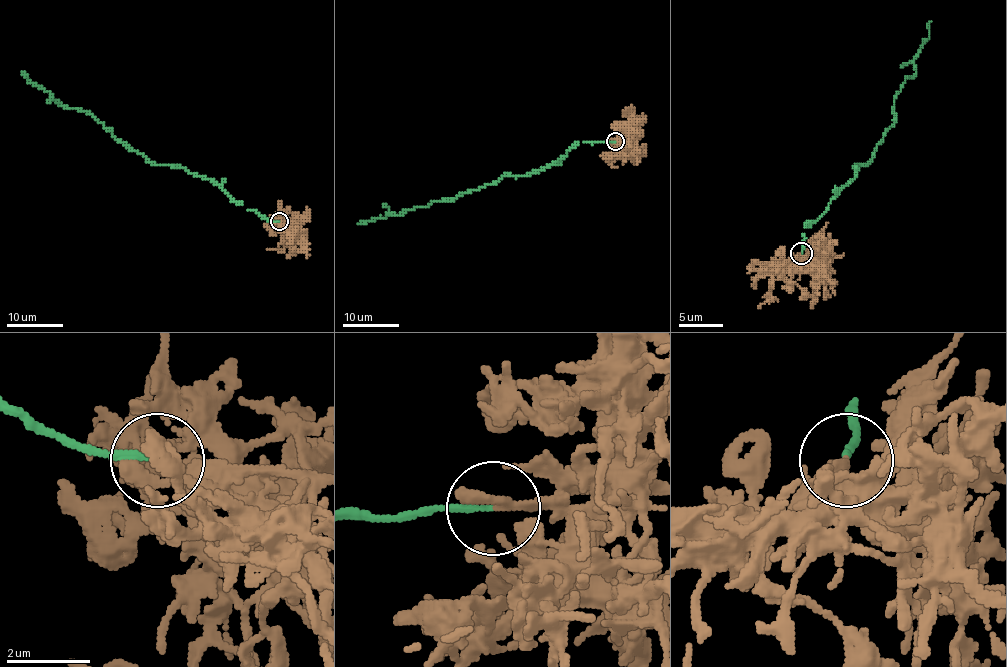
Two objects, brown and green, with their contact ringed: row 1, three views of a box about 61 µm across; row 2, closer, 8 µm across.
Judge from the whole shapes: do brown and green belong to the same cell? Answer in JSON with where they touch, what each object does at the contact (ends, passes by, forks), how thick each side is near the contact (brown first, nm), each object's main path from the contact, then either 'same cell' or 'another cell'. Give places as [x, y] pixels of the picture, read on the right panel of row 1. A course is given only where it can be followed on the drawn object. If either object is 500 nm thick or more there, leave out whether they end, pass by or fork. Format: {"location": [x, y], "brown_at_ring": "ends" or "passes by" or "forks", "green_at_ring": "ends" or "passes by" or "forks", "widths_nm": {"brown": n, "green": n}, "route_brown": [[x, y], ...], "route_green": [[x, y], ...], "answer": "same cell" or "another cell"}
{"location": [801, 253], "brown_at_ring": "passes by", "green_at_ring": "ends", "widths_nm": {"brown": 160, "green": 150}, "route_brown": [[802, 253], [804, 262], [826, 293], [826, 299], [830, 295]], "route_green": [[802, 253], [804, 227], [854, 177], [852, 166], [870, 161], [894, 122], [894, 96], [916, 74], [931, 21]], "answer": "another cell"}

